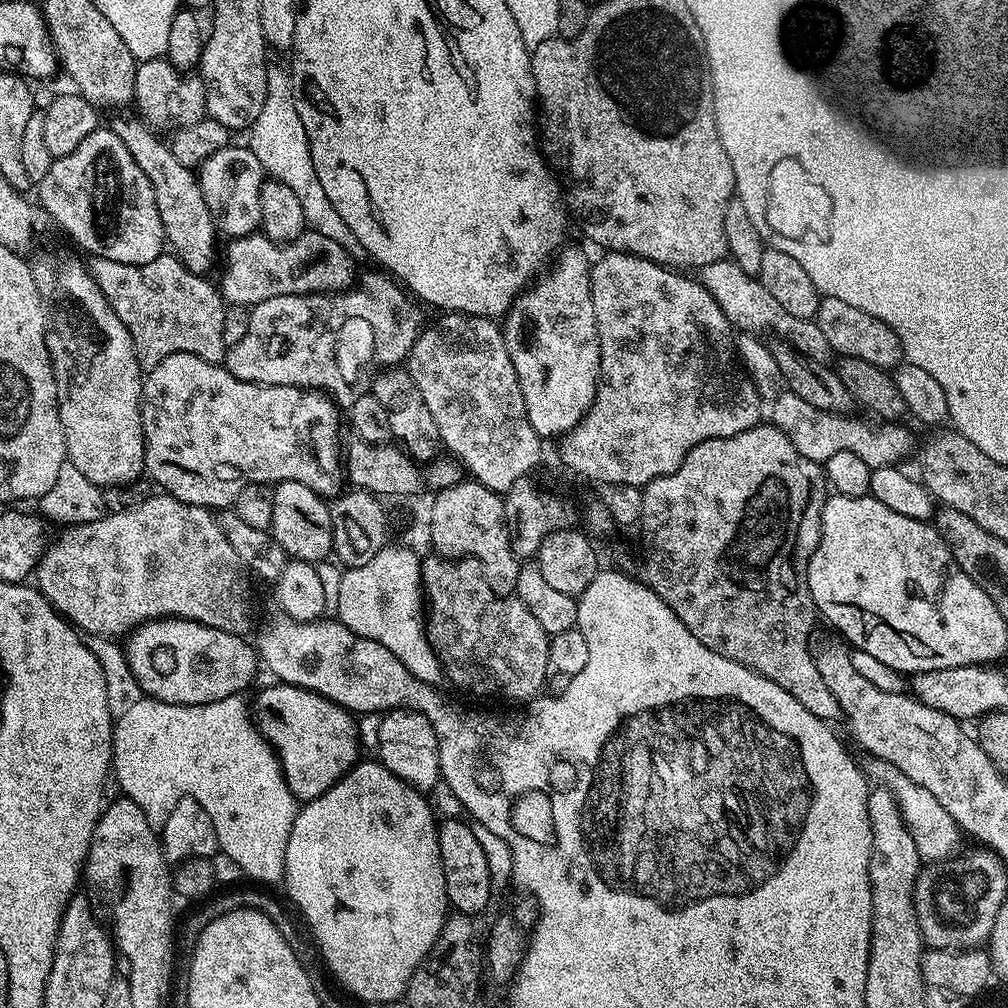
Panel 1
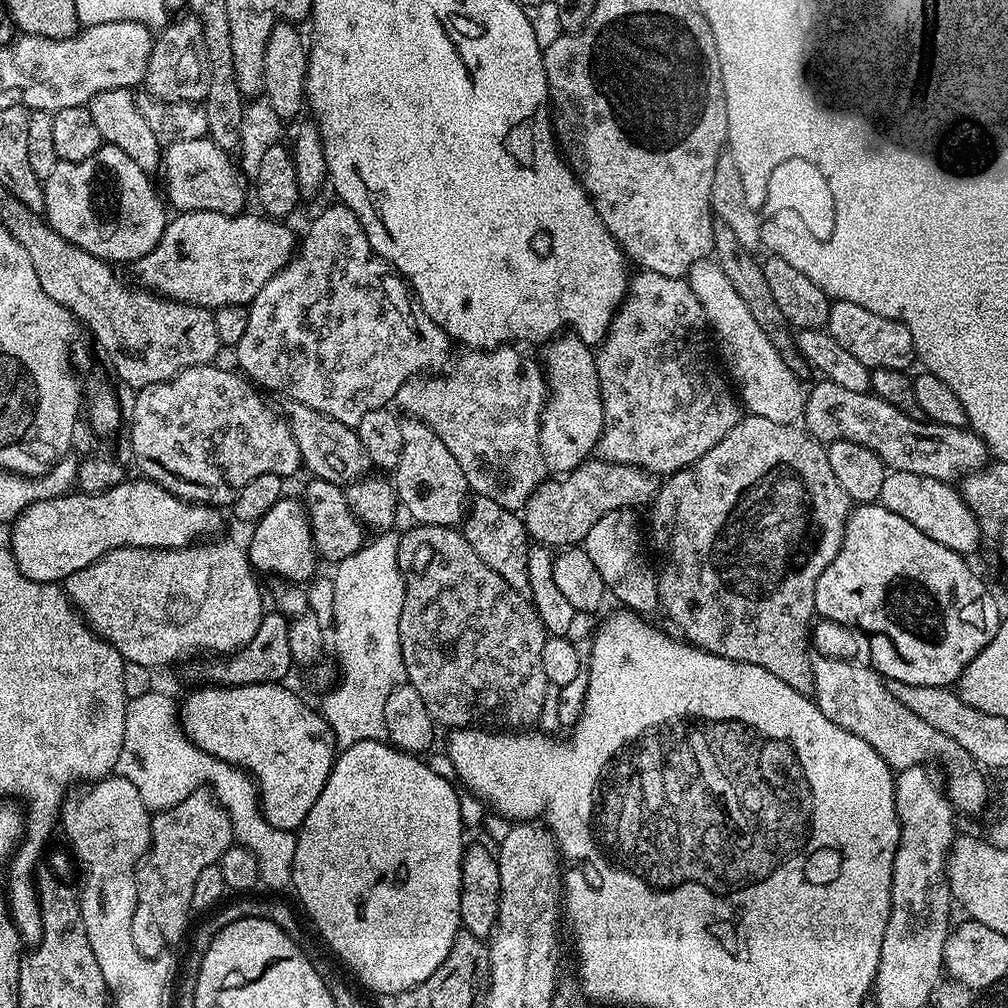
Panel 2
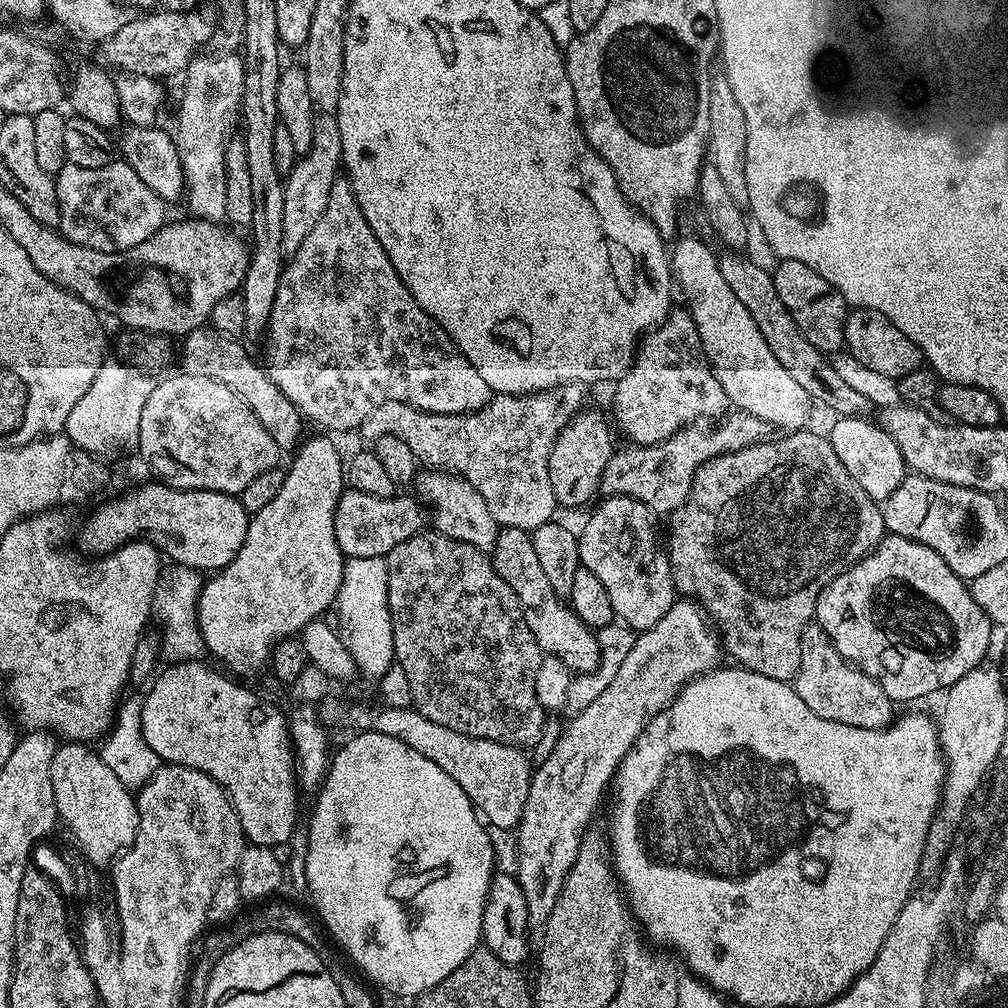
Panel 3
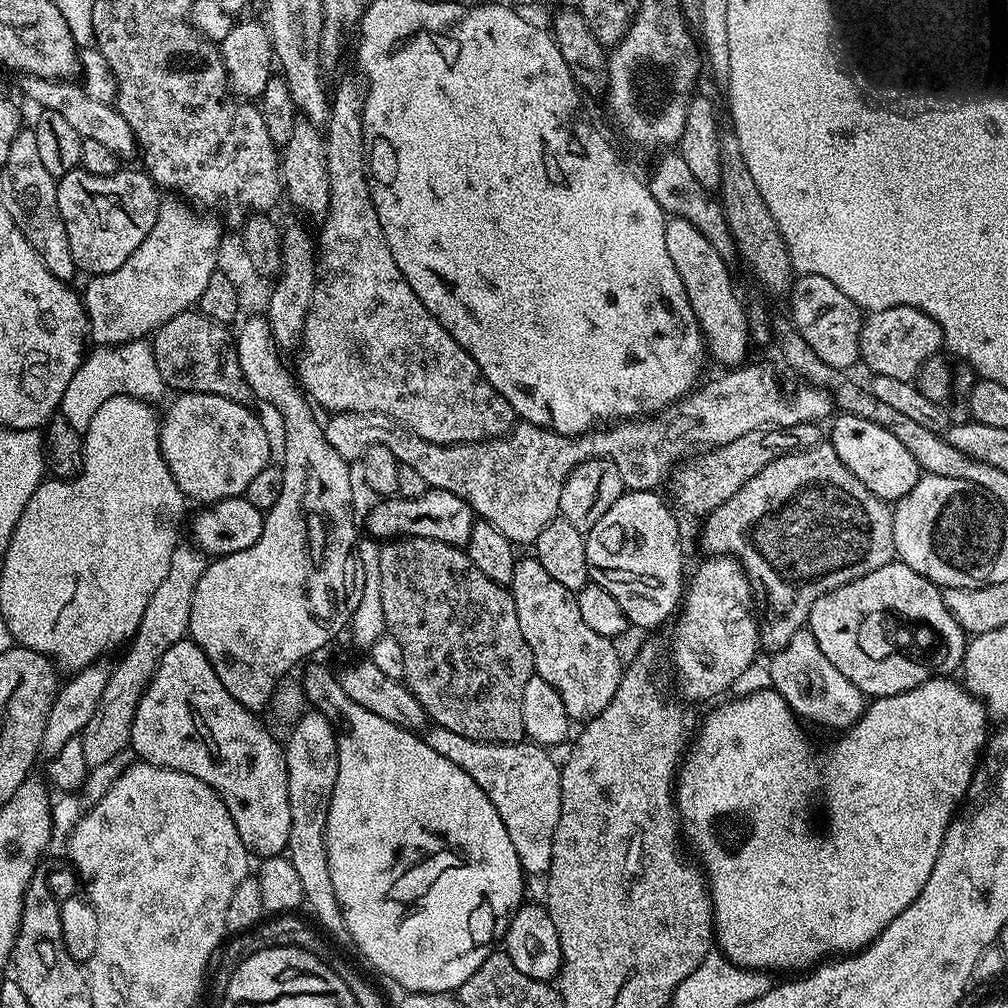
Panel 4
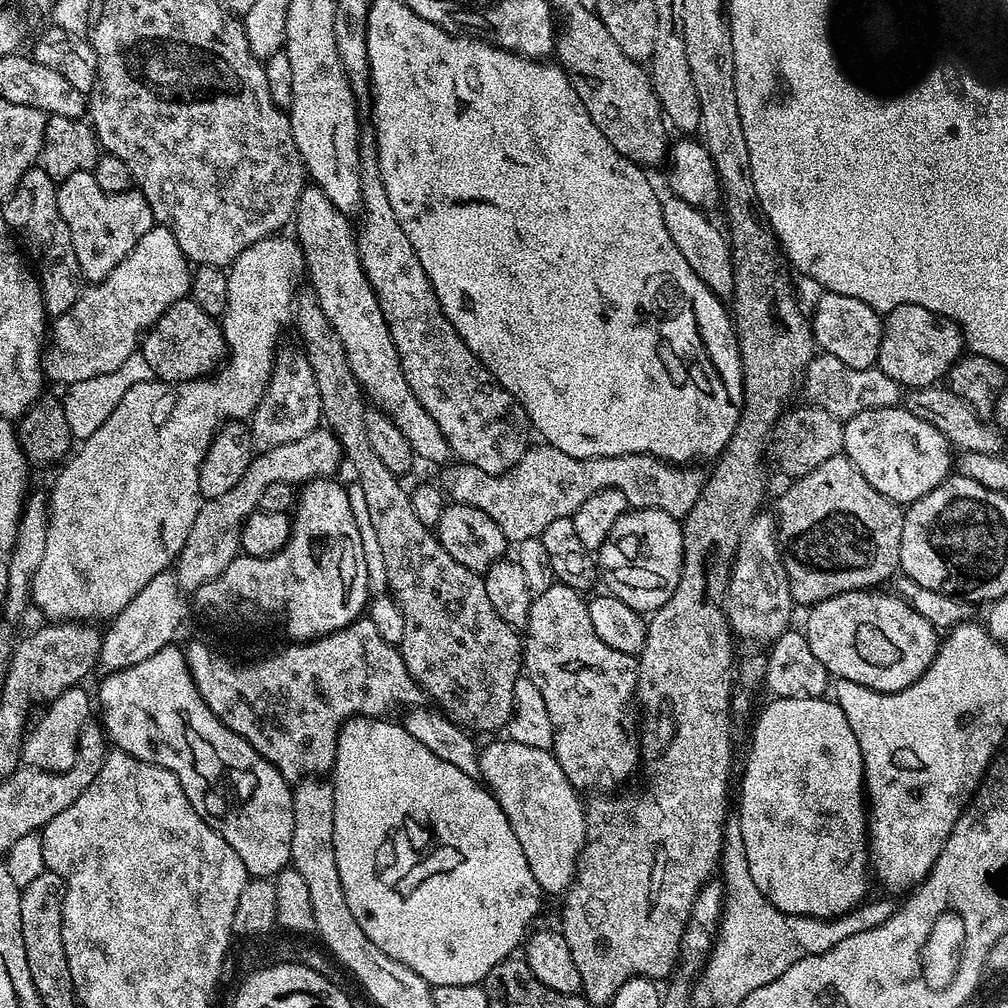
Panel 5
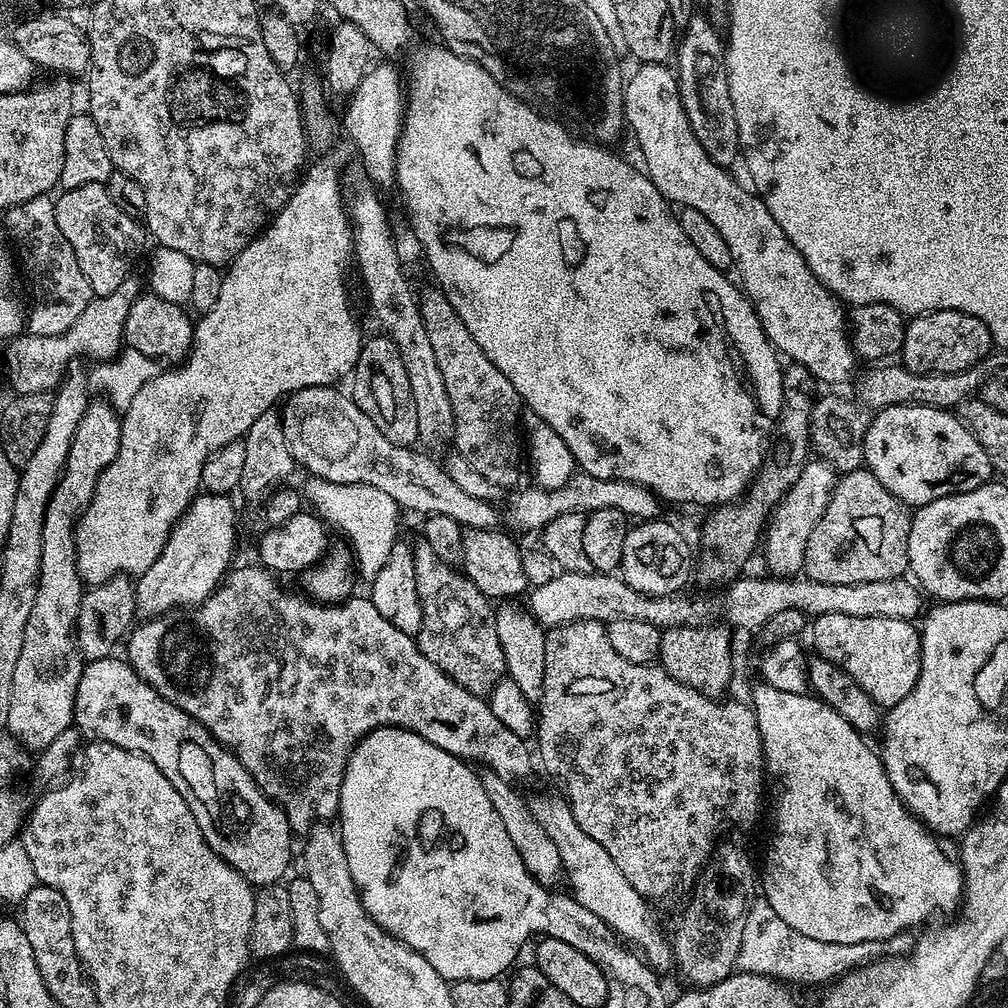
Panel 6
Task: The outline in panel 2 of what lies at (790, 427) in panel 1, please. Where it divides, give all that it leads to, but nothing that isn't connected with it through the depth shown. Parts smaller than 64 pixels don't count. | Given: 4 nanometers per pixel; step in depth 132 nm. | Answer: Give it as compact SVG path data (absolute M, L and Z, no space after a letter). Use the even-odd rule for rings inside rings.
M827 378L821 379L819 382L821 384L807 389L802 424L809 436L825 445L833 444L835 440L858 442L862 446L866 446L866 450L874 450L874 454L878 454L885 469L906 474L922 474L926 478L945 482L959 481L989 463L990 453L986 442L977 432L967 426L955 428L954 426L934 424L927 419L915 420L902 414L902 410L890 406L890 402L882 402L882 398L872 395L871 391L846 390Z

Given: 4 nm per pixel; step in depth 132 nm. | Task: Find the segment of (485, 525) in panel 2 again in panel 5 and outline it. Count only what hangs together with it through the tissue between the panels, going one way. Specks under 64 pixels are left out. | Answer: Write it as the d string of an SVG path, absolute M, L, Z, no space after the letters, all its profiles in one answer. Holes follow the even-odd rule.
M552 582L549 588L533 595L526 635L522 640L522 672L530 682L534 682L534 686L538 686L538 694L542 694L546 710L550 710L550 726L554 726L554 742L550 751L558 766L562 766L566 778L577 790L615 789L612 788L615 784L631 778L636 763L639 765L642 760L637 741L635 744L628 737L628 728L624 725L628 703L633 703L636 695L637 661L622 654L622 650L606 646L606 642L594 634L588 600L570 586L559 582Z

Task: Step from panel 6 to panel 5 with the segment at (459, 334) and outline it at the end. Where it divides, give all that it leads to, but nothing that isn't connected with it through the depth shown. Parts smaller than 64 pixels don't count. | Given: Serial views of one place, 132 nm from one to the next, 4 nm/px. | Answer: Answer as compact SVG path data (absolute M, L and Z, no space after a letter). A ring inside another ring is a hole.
M368 130L360 133L360 208L356 249L360 251L366 278L376 291L398 350L402 374L410 382L414 398L438 422L438 430L442 430L457 461L478 466L478 470L495 476L509 472L530 447L526 410L489 374L444 317L434 286L426 278L426 270L422 270L422 262L418 262L406 230L394 218L386 186L382 186L376 138Z

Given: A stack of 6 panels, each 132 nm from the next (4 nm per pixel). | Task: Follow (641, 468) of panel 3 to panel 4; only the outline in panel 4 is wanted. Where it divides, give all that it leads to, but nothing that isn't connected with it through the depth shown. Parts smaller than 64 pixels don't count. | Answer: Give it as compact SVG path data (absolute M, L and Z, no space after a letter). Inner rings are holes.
M813 422L811 424L795 424L789 428L759 428L750 434L742 434L742 438L734 438L734 442L726 442L726 446L714 448L697 455L691 462L685 463L677 471L677 478L671 481L672 496L676 499L675 507L689 512L692 516L707 517L726 498L734 498L754 474L758 474L770 462L774 462L783 456L789 456L792 452L801 452L821 443L821 425ZM697 459L697 460L696 460ZM696 460L696 461L695 461ZM688 464L688 465L687 465ZM685 467L685 468L684 468ZM684 468L684 469L683 469Z

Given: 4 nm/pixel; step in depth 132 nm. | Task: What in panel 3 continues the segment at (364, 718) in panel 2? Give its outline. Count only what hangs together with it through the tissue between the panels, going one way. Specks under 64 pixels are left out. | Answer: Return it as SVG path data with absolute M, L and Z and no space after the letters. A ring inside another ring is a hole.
M385 557L347 558L334 613L338 633L362 677L382 677L394 664L394 638L388 609L388 562Z

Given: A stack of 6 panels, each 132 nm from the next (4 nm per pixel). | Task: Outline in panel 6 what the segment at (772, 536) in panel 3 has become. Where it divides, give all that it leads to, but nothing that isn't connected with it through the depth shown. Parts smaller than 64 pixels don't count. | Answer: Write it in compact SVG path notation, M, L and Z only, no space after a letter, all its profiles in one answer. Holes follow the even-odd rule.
M867 467L848 471L836 481L824 516L806 542L803 575L814 582L857 584L901 578L909 571L908 543L912 512L874 478Z

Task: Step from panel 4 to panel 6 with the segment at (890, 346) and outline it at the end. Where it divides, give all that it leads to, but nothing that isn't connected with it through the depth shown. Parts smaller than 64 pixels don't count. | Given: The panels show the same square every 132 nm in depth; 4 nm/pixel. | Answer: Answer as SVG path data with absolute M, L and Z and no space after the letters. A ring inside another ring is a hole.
M938 310L921 312L905 323L904 341L898 356L904 359L901 360L903 367L914 374L958 374L985 360L993 348L992 335L982 318L958 310Z

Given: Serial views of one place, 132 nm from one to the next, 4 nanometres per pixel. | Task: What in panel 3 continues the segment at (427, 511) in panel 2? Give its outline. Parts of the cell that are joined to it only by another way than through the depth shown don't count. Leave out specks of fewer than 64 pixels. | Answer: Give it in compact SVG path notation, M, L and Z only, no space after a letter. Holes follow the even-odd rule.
M424 470L415 478L414 492L430 509L431 523L432 520L436 523L433 524L435 531L458 542L466 542L483 552L491 553L501 527L497 524L494 514L490 514L486 498L482 498L482 494L478 494L478 490L470 486L470 482L466 482L461 476L452 475L451 472Z

